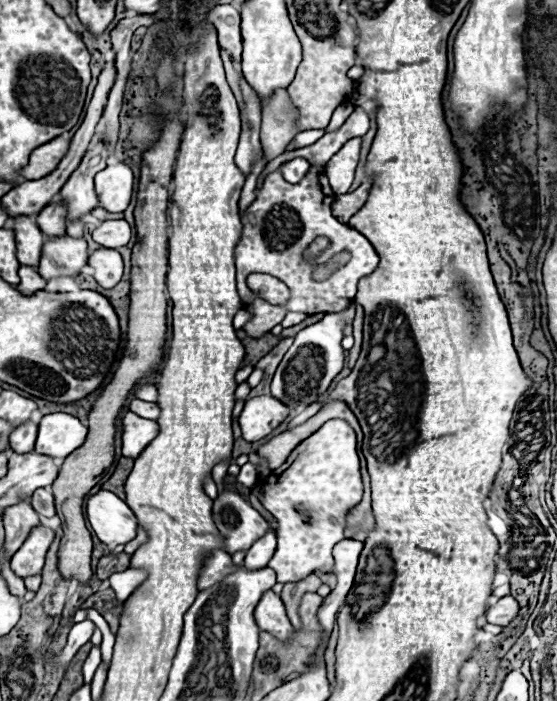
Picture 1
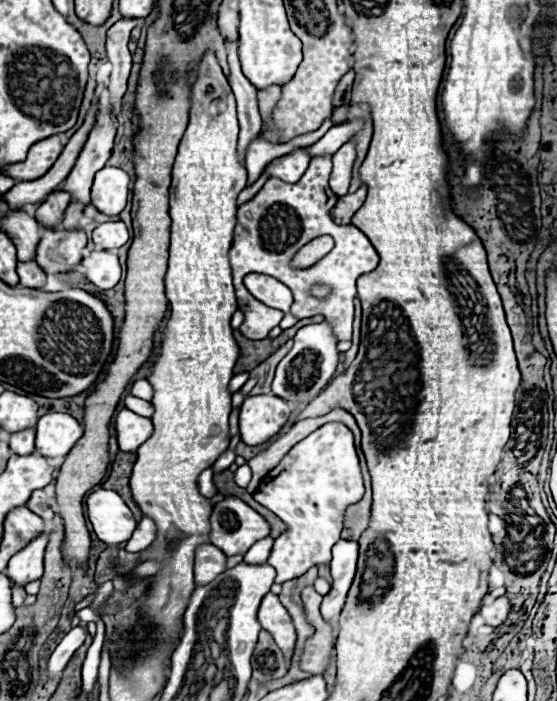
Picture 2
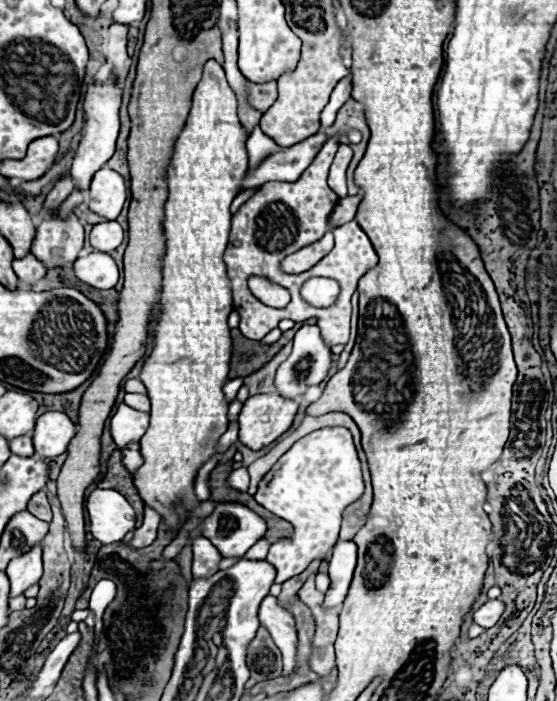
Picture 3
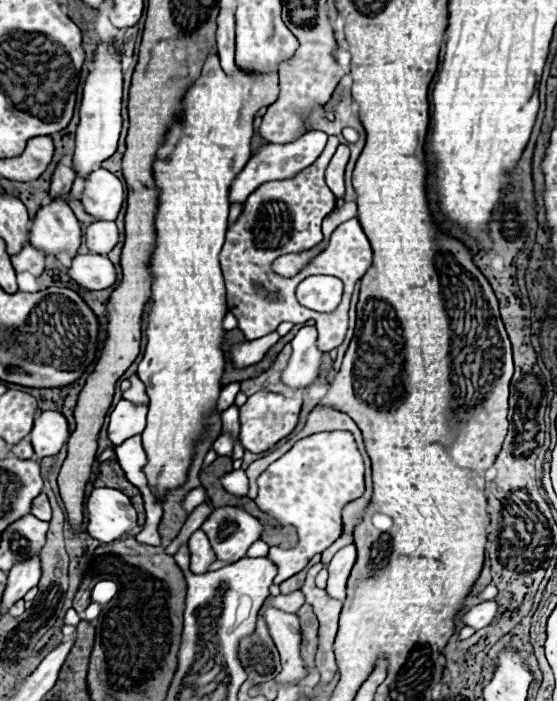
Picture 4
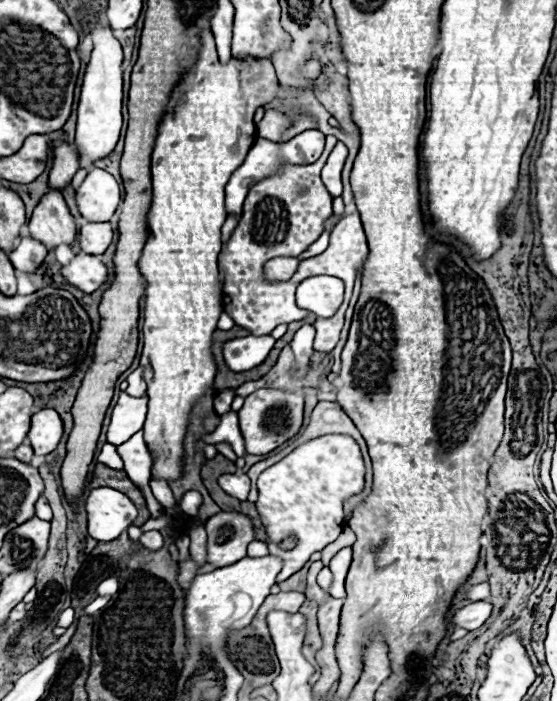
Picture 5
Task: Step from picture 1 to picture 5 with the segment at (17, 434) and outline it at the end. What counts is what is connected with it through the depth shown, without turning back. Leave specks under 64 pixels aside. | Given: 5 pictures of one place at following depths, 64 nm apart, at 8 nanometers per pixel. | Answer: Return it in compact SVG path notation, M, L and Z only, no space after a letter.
M24 440L24 444L20 444L20 446L16 448L16 452L14 452L14 458L18 458L20 462L26 462L26 464L30 464L32 456L34 456L34 452L32 452L28 440Z

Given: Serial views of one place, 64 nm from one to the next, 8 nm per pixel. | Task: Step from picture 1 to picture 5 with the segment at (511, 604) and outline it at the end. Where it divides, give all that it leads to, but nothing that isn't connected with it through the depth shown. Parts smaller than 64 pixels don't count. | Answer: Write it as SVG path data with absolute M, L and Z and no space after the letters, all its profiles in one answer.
M480 600L480 602L470 602L462 608L458 608L454 614L452 614L452 624L456 628L466 628L466 630L476 630L480 628L488 616L492 612L492 604L486 602L486 600Z

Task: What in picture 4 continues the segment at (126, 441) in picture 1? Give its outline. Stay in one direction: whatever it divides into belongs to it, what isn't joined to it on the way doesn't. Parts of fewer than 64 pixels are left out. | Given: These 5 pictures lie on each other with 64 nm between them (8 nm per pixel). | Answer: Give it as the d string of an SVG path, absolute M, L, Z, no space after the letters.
M120 400L116 408L110 414L110 426L108 426L108 438L114 446L122 444L124 440L142 434L146 426L146 404L134 404L130 400Z

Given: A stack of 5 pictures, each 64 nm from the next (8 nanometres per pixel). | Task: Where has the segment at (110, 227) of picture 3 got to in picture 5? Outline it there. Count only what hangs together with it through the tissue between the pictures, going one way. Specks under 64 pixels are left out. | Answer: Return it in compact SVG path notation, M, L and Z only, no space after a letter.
M90 222L90 224L84 224L78 232L78 244L80 244L80 250L84 254L104 254L104 250L110 246L114 234L112 234L112 228L110 228L110 222Z

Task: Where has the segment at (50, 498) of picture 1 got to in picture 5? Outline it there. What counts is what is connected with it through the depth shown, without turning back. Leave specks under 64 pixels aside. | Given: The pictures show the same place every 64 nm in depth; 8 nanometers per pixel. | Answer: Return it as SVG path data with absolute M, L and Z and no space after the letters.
M40 496L38 498L38 502L36 502L36 516L40 518L40 520L52 520L52 510L50 510L50 506L48 506L48 500L44 498L44 496Z

